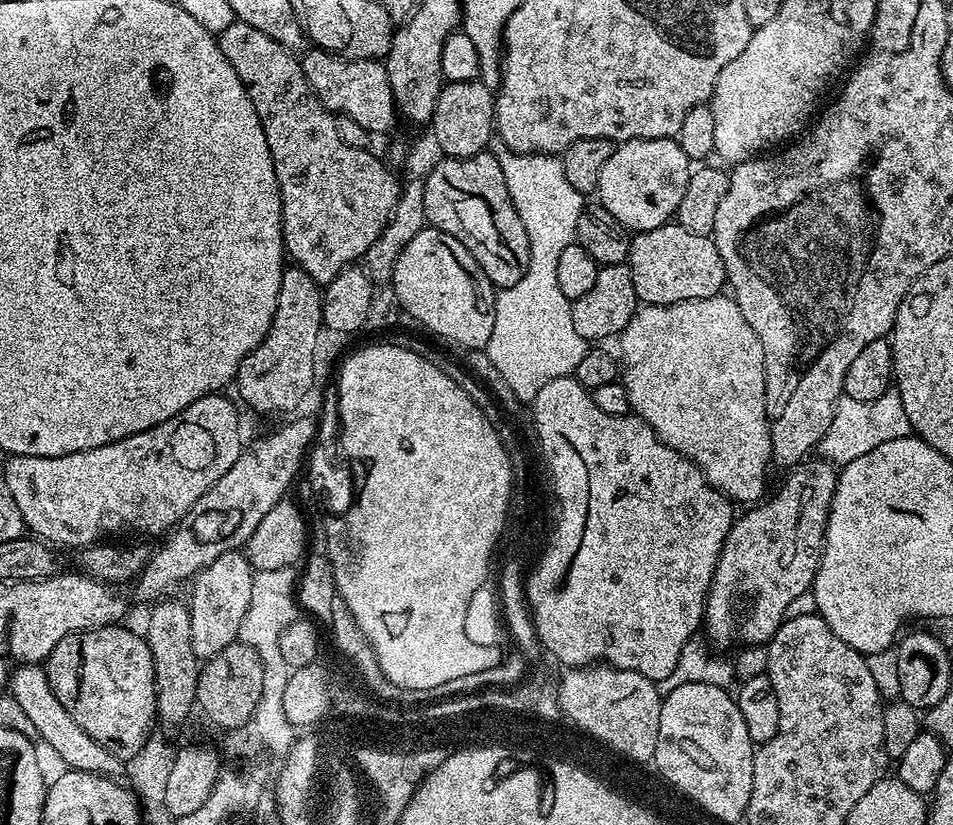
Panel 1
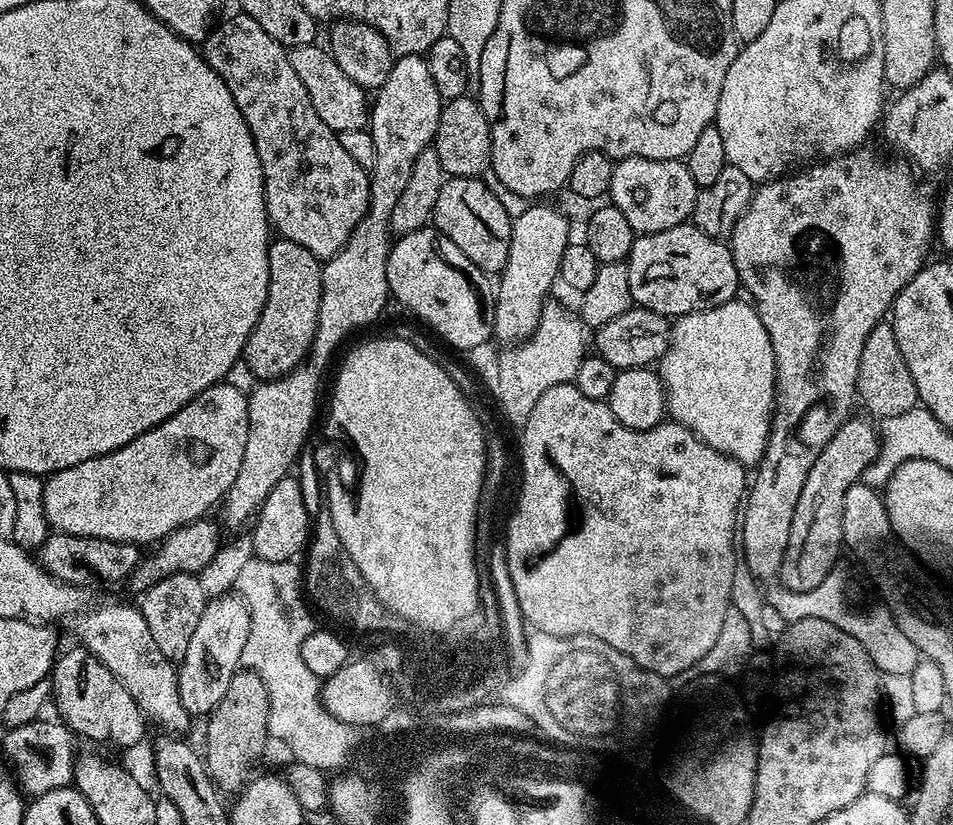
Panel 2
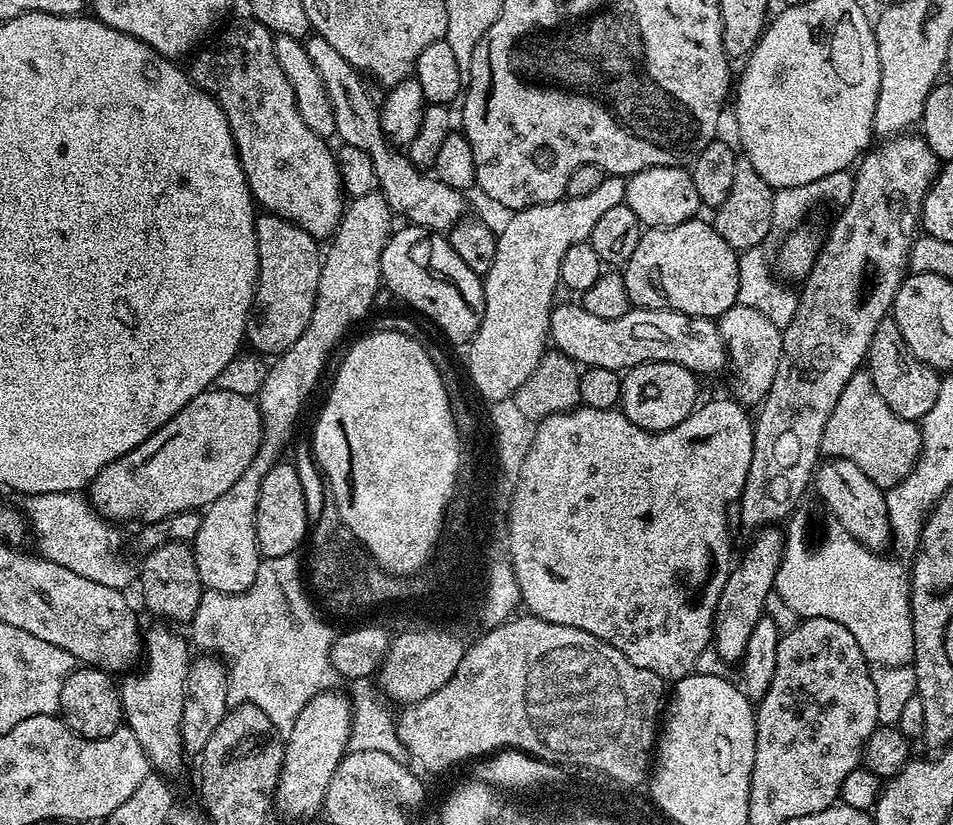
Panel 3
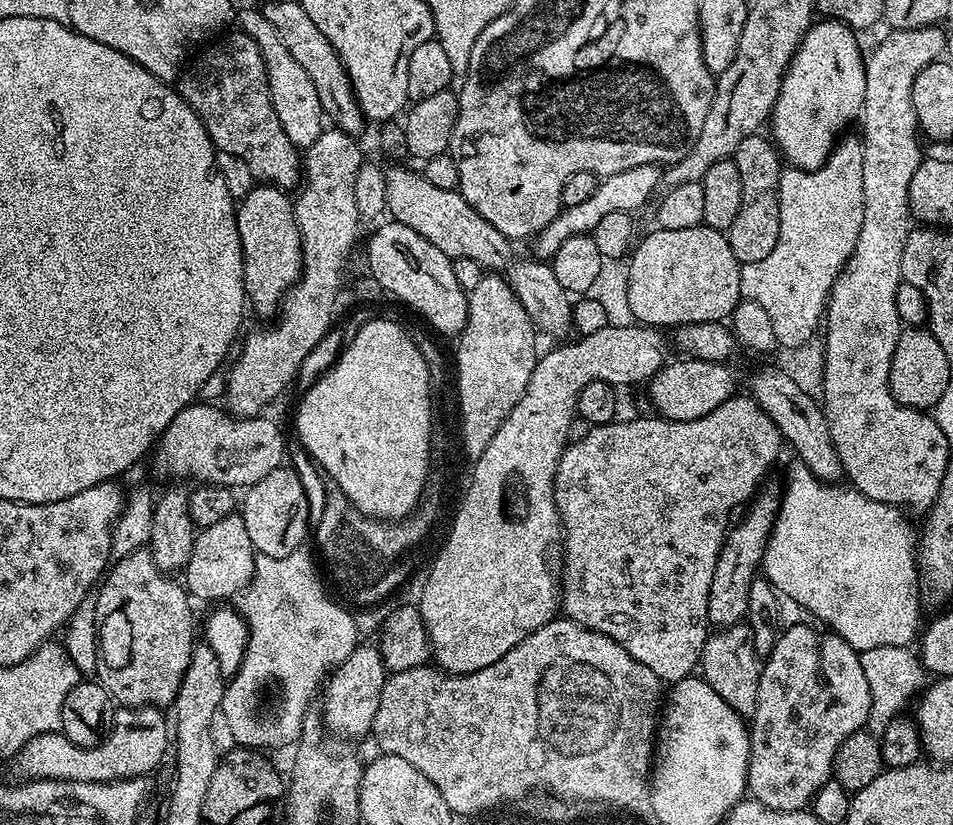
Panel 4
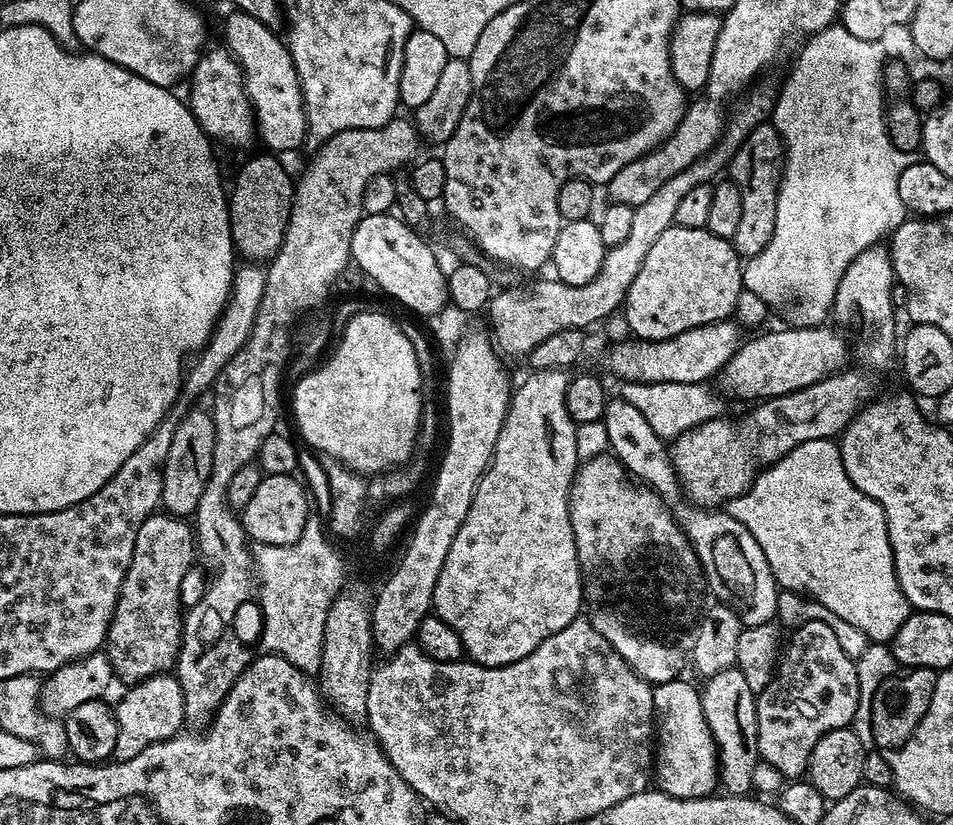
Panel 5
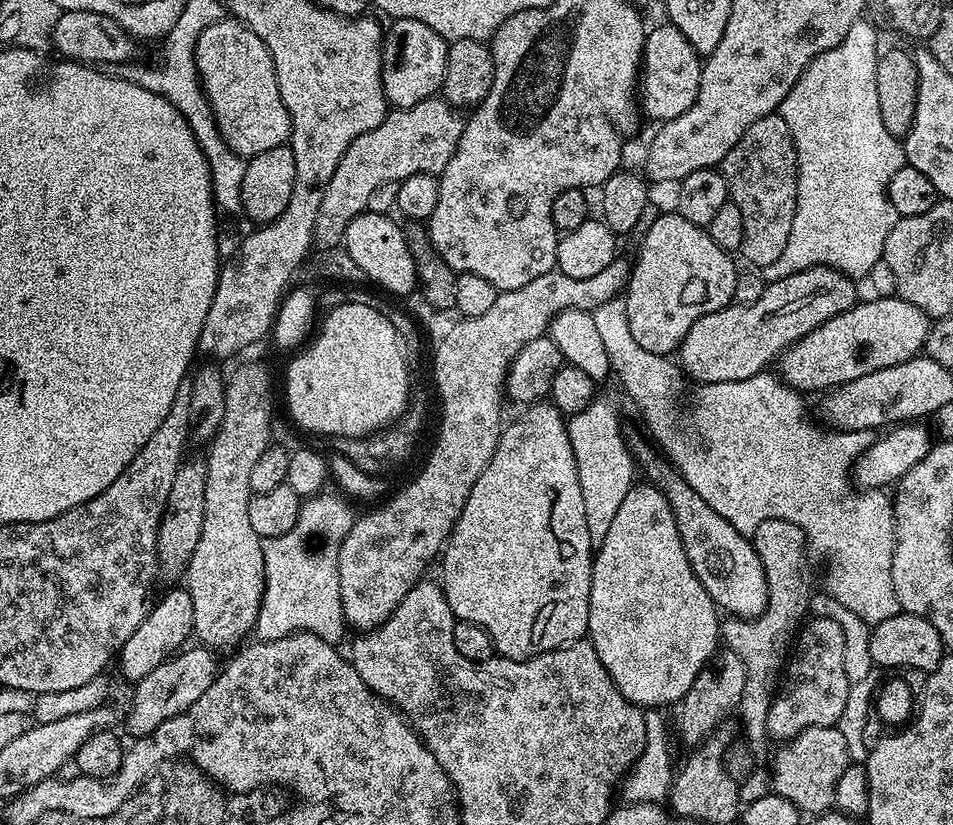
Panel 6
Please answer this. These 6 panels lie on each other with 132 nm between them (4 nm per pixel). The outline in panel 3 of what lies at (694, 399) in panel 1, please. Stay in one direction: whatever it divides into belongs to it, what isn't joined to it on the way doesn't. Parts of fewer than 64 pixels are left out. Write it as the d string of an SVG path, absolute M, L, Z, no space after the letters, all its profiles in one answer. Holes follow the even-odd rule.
M739 302L718 317L720 336L728 349L730 368L736 371L737 401L748 406L759 405L774 382L774 370L778 370L778 358L782 354L782 332L769 322L758 310L750 310Z

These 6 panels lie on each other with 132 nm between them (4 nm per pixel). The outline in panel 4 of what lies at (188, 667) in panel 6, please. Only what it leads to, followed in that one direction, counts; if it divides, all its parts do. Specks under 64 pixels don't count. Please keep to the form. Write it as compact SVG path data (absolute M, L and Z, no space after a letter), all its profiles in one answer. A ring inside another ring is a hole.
M123 706L115 709L114 715L110 720L110 727L107 729L106 735L101 739L100 743L95 744L93 748L83 748L78 746L74 742L70 742L64 736L61 731L38 734L37 737L32 737L14 757L14 763L16 763L16 772L21 781L25 780L69 780L70 782L110 782L111 780L135 780L137 778L147 777L147 772L152 772L160 763L164 760L164 755L169 755L170 752L170 720L164 717L165 713L159 708L125 708Z

